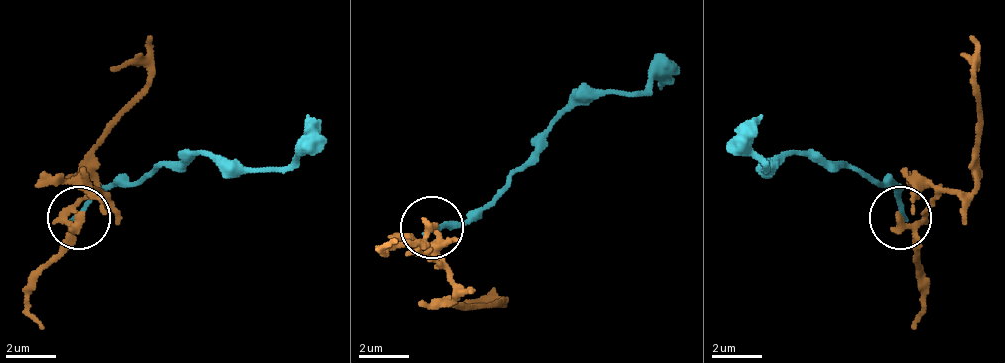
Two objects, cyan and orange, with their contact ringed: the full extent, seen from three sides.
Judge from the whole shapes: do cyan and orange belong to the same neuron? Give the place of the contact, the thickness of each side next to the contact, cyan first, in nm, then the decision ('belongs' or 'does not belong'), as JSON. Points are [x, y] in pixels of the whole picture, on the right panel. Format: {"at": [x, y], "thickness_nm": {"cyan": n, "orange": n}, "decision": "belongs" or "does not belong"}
{"at": [900, 218], "thickness_nm": {"cyan": 180, "orange": 260}, "decision": "does not belong"}

